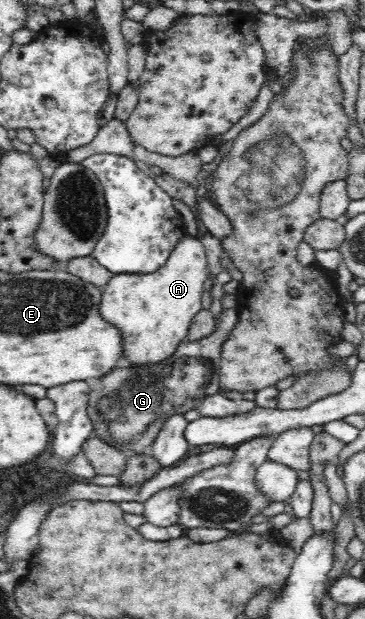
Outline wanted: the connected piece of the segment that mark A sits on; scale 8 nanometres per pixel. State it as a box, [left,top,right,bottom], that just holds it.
[101,235,207,366]

